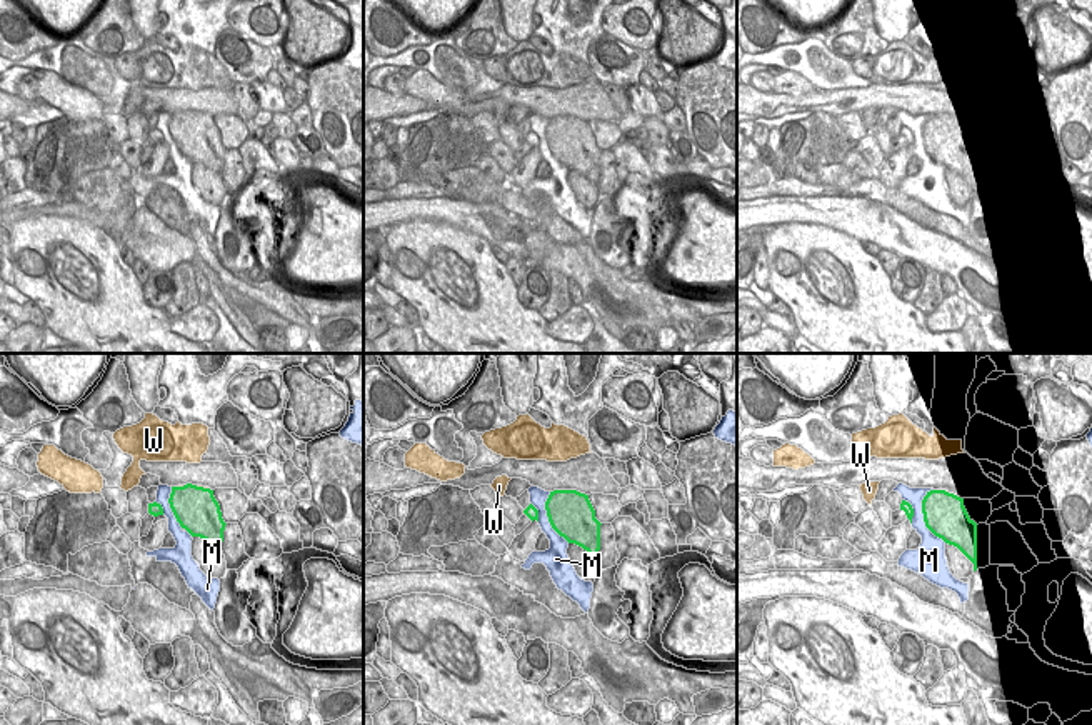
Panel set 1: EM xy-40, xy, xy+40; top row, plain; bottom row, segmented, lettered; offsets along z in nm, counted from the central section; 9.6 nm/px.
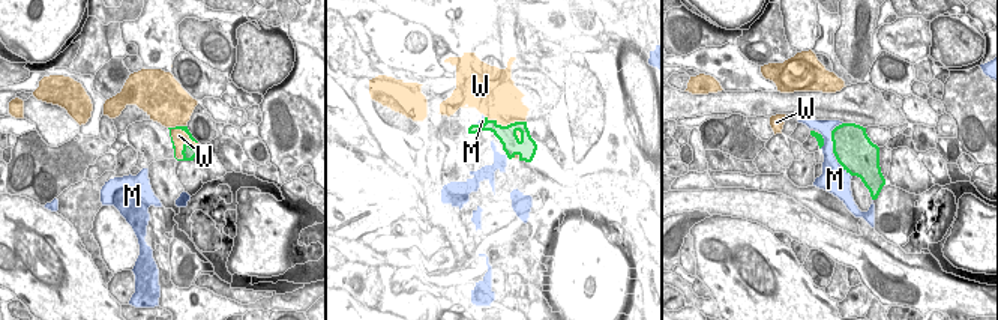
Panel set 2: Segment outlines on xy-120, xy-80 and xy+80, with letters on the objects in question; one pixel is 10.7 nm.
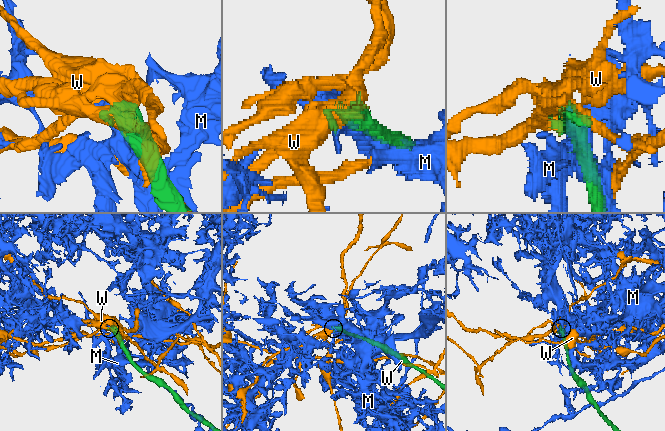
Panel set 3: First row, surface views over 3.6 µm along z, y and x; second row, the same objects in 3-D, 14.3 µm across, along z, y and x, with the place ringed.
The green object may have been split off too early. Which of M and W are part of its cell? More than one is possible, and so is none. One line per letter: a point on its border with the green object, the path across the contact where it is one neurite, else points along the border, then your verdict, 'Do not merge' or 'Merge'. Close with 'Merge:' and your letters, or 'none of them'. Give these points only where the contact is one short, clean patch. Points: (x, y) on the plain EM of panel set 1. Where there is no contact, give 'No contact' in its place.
M: Touches green at xy+40 (924, 144). Do not merge
W: Touches green at xy-40 (202, 114). Do not merge
Merge: none of them.

